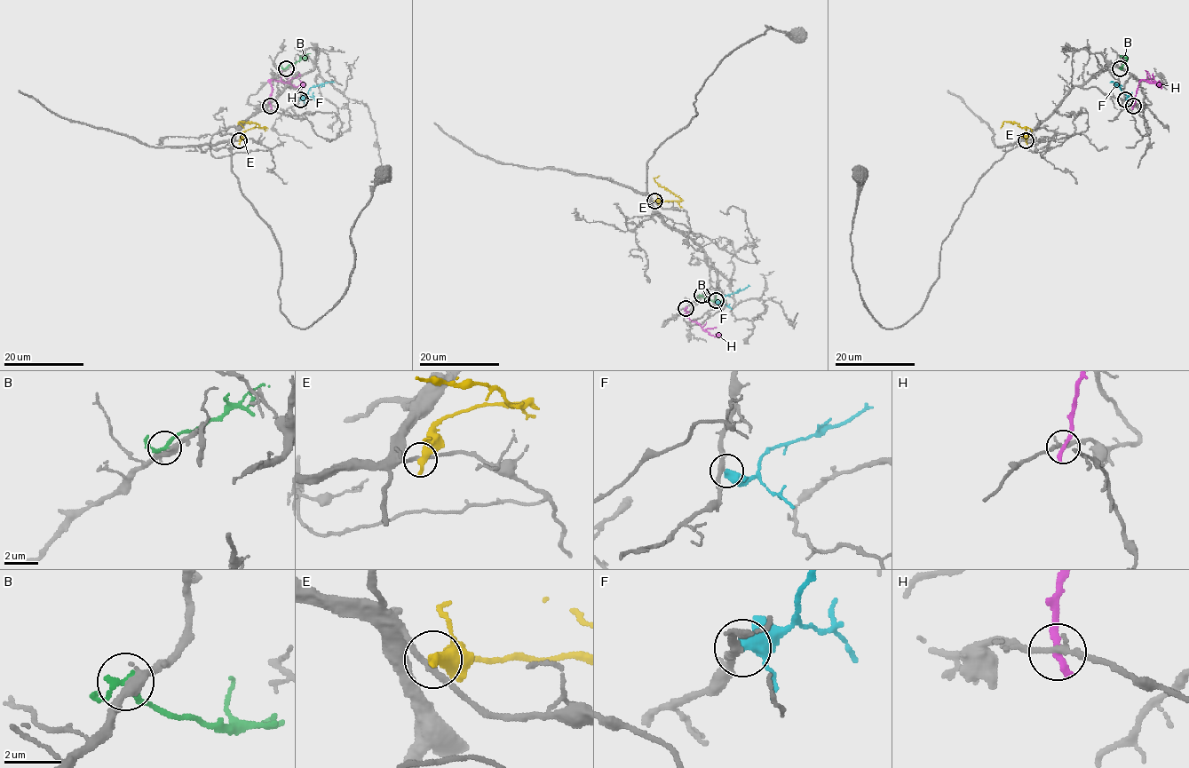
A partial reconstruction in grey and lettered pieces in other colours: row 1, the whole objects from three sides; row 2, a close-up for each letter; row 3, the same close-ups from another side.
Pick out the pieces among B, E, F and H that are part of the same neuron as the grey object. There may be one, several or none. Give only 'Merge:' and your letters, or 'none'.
Merge: F

